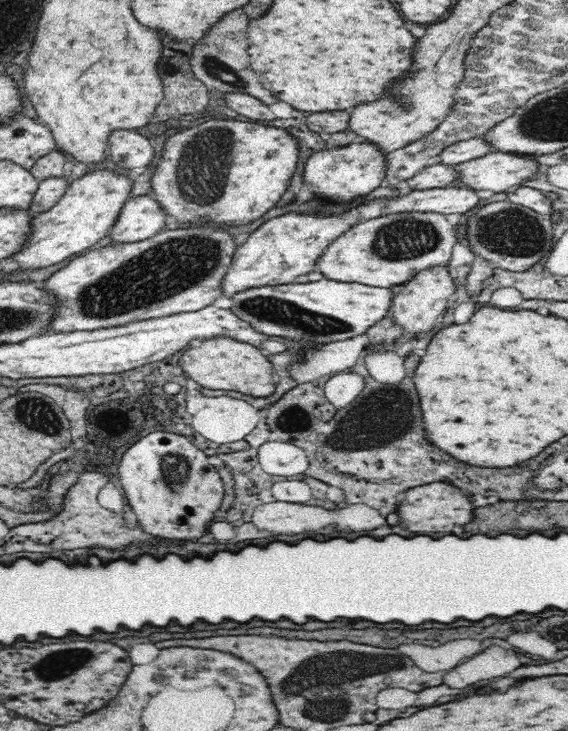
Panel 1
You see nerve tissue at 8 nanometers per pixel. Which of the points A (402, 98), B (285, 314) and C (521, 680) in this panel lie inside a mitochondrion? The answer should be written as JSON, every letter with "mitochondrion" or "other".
{"A":"mitochondrion","B":"mitochondrion","C":"other"}

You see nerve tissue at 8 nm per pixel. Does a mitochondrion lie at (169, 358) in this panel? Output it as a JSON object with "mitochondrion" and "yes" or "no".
{"mitochondrion":"no"}

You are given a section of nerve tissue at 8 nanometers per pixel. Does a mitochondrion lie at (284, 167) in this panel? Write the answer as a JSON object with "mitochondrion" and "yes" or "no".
{"mitochondrion":"no"}

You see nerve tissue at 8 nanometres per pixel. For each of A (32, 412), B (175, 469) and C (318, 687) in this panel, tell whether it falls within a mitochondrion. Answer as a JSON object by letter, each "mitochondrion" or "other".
{"A":"mitochondrion","B":"mitochondrion","C":"mitochondrion"}

